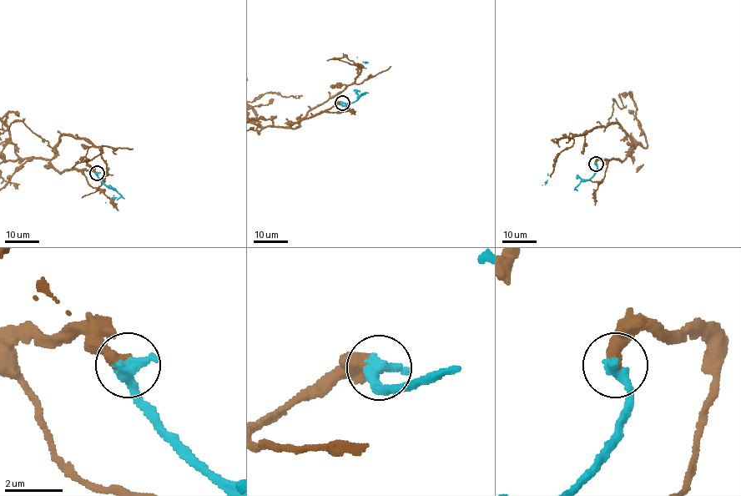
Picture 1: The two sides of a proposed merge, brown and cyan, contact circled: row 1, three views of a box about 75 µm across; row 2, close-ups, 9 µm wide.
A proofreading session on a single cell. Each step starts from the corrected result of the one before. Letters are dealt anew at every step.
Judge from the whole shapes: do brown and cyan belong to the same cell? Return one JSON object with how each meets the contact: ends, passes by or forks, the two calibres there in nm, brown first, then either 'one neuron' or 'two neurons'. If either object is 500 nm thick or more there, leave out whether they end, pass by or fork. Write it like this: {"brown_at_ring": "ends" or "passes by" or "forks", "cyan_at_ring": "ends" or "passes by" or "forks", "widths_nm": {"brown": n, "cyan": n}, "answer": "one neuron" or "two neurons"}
{"widths_nm": {"brown": 360, "cyan": 550}, "answer": "one neuron"}

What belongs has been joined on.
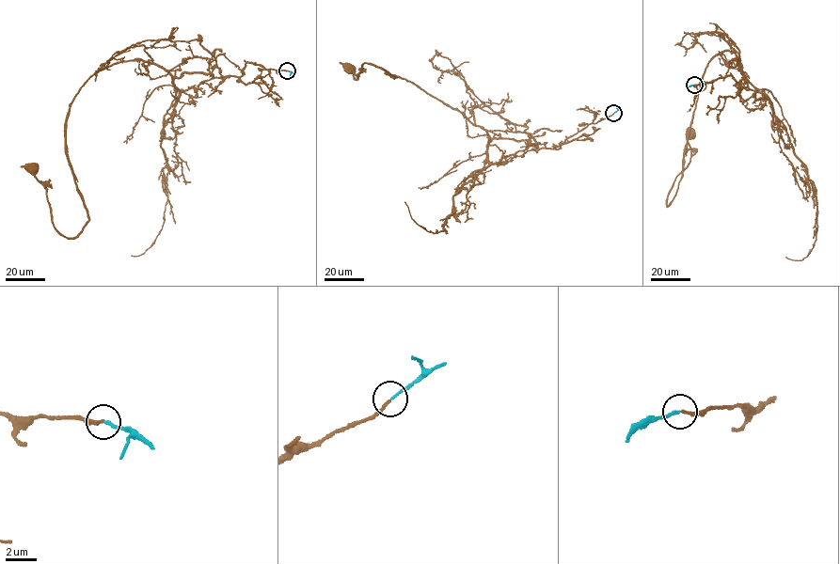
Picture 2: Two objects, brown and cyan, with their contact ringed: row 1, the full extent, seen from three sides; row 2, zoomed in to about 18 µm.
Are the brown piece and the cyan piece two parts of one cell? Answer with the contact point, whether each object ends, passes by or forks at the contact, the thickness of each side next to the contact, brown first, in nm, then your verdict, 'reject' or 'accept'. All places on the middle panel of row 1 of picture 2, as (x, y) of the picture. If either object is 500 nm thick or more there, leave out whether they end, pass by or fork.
place (613, 113); brown ends; cyan ends; calibres 180 and 150 nm; accept

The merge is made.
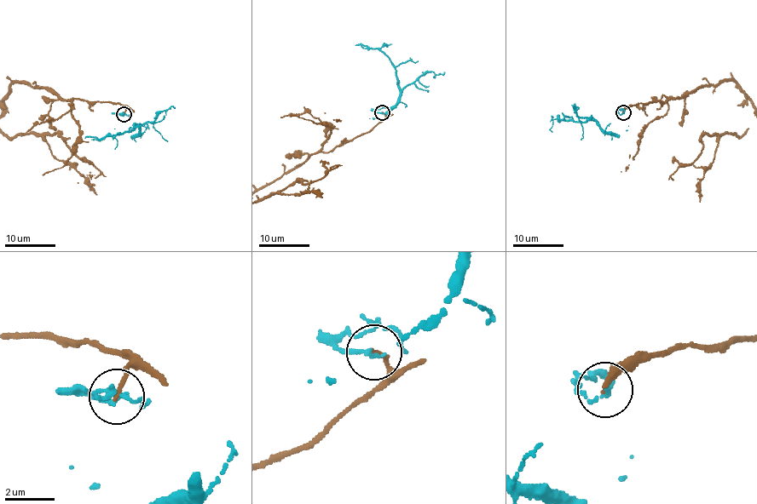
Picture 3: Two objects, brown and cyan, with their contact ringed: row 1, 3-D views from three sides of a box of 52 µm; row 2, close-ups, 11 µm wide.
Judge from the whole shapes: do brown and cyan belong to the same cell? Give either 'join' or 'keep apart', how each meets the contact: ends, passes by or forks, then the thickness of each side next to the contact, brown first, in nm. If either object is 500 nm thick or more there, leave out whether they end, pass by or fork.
keep apart; brown ends; cyan ends; calibres 150 and 190 nm

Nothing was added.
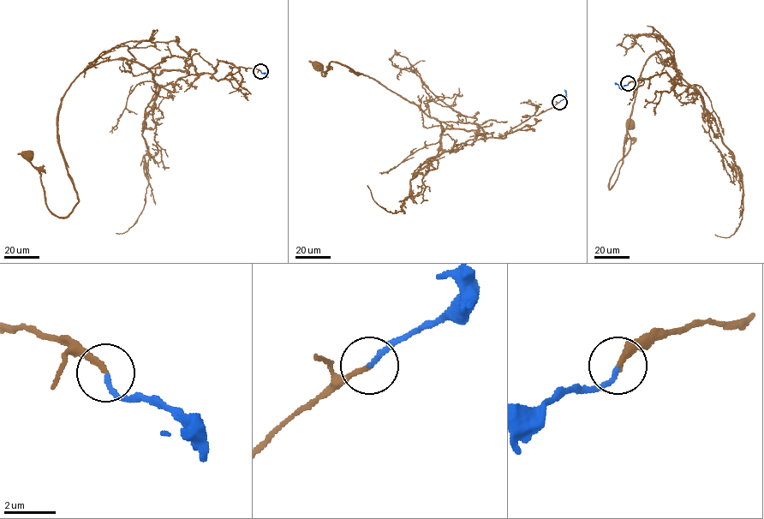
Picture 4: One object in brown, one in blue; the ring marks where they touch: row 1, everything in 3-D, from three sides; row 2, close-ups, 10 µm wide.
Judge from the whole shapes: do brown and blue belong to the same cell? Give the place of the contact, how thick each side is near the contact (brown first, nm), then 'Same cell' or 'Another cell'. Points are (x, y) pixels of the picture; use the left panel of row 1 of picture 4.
Place: (260, 71). Thickness 200 nm (brown) against 200 nm. Same cell

